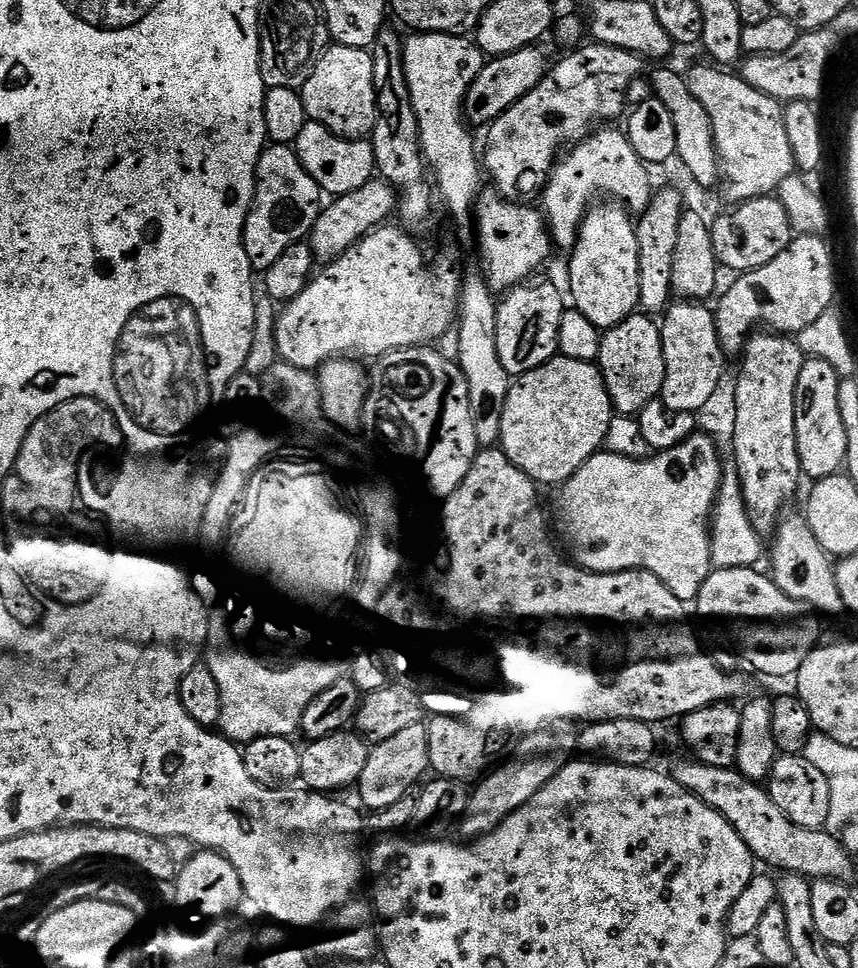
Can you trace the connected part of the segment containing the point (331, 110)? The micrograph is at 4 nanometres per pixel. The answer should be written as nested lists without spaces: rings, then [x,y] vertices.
[[[333,43],[322,54],[299,94],[311,123],[326,126],[326,130],[347,140],[371,137],[372,127],[376,125],[376,87],[369,49]]]

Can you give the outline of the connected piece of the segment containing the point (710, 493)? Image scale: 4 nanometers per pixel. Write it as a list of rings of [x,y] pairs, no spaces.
[[[697,434],[686,438],[678,446],[657,451],[655,454],[649,454],[643,458],[623,456],[617,452],[607,450],[595,452],[559,489],[560,520],[564,523],[564,532],[568,535],[573,550],[577,552],[577,556],[574,556],[575,563],[579,564],[581,568],[588,569],[589,572],[630,572],[633,570],[652,572],[679,600],[685,602],[696,601],[702,590],[702,582],[706,582],[706,578],[714,571],[710,517],[713,514],[716,499],[719,497],[720,484],[723,481],[725,469],[725,465],[720,464],[718,449],[720,448],[712,437],[707,434]]]

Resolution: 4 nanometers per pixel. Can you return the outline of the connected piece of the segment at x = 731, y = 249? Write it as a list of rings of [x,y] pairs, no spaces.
[[[775,195],[741,200],[729,212],[721,211],[710,227],[719,263],[739,274],[758,270],[758,266],[766,266],[766,262],[774,262],[794,238],[790,214]]]

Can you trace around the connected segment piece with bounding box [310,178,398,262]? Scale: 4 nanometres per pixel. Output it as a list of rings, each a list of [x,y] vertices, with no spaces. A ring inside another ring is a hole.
[[[373,178],[364,186],[358,186],[345,196],[335,197],[331,202],[325,203],[320,210],[315,226],[310,233],[312,252],[317,261],[327,262],[336,260],[350,246],[354,246],[360,239],[368,235],[374,228],[379,228],[385,223],[388,215],[395,213],[398,208],[398,193],[387,180]]]

